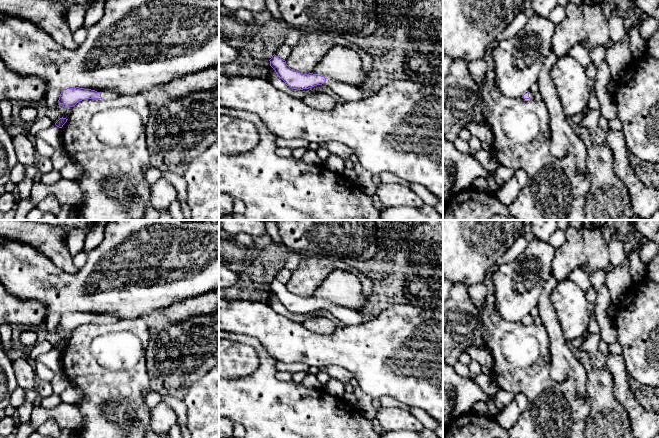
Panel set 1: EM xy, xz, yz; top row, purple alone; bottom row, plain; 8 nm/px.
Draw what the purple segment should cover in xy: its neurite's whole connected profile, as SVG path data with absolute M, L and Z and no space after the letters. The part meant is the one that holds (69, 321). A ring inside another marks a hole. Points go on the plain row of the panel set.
M67 312L62 313L60 321L59 321L59 328L64 331L73 331L75 330L79 325L87 324L87 323L116 323L119 319L113 316L103 315L97 316L95 314L91 313L84 313L84 312Z

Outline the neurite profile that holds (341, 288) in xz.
M336 269L332 271L313 298L321 299L326 304L361 312L370 303L370 297L364 295L361 282L354 274Z

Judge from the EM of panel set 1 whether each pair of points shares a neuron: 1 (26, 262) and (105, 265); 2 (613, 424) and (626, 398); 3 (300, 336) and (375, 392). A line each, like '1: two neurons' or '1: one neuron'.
1: one neuron
2: two neurons
3: one neuron

